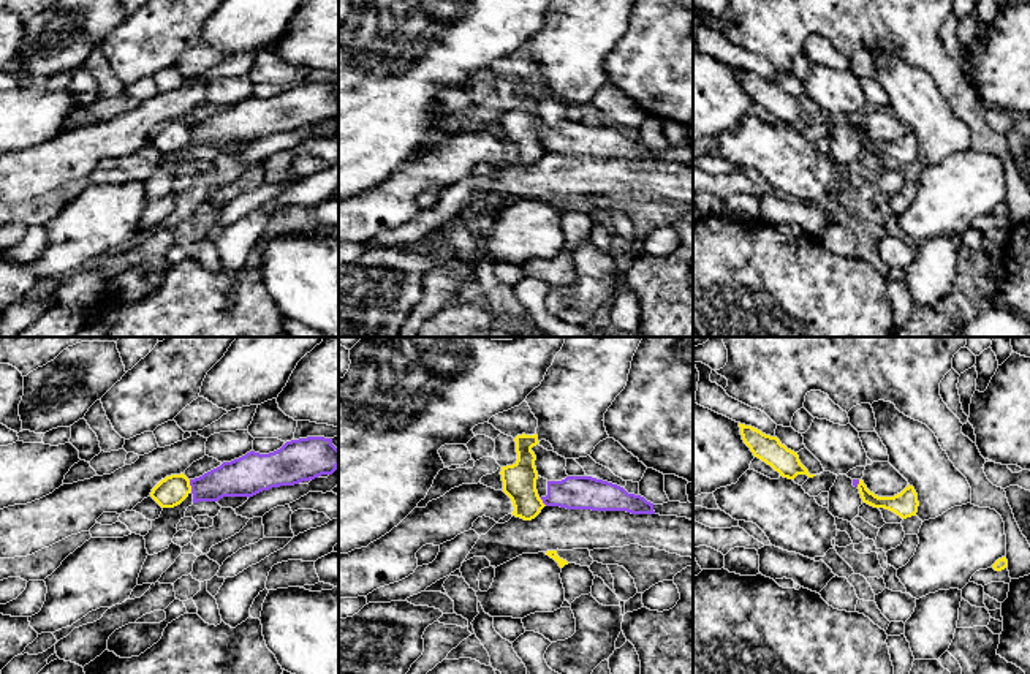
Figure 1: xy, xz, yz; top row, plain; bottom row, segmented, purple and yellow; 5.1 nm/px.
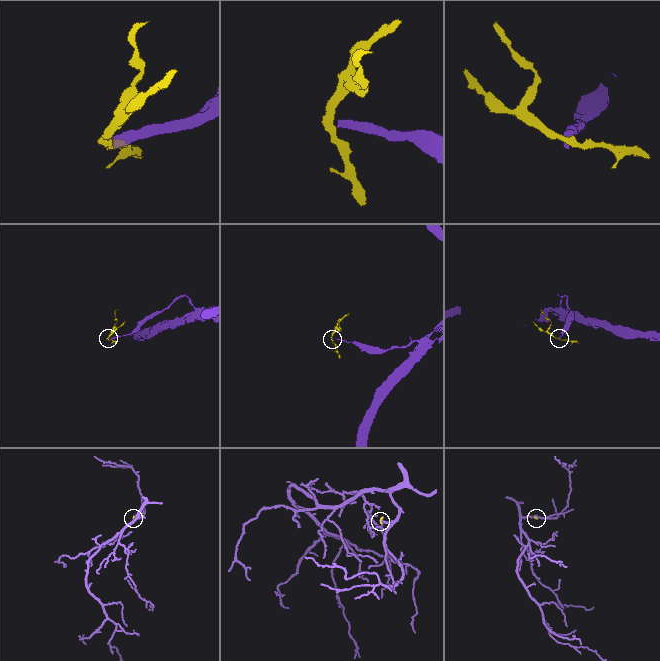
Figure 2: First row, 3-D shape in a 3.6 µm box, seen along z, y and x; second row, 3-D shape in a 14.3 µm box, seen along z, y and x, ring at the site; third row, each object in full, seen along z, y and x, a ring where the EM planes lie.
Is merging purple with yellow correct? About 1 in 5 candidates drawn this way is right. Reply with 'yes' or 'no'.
no

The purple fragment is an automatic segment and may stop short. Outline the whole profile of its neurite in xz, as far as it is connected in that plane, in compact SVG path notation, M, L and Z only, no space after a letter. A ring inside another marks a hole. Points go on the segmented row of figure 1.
M566 476L562 481L536 479L536 490L546 506L592 511L627 511L655 514L653 503L623 487L592 476Z

